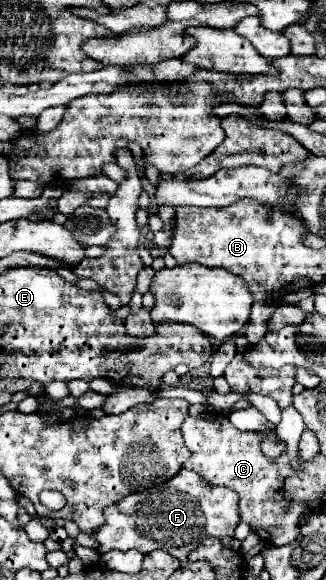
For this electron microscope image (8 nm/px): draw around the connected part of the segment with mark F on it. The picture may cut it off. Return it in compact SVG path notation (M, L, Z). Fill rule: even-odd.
M181 470L177 476L159 486L127 494L117 504L107 506L105 524L91 536L97 542L97 554L105 554L111 550L125 552L131 548L137 548L143 554L163 550L185 562L189 552L193 552L199 540L203 540L205 536L235 536L235 528L239 524L237 502L239 496L233 490L209 486L193 470Z

